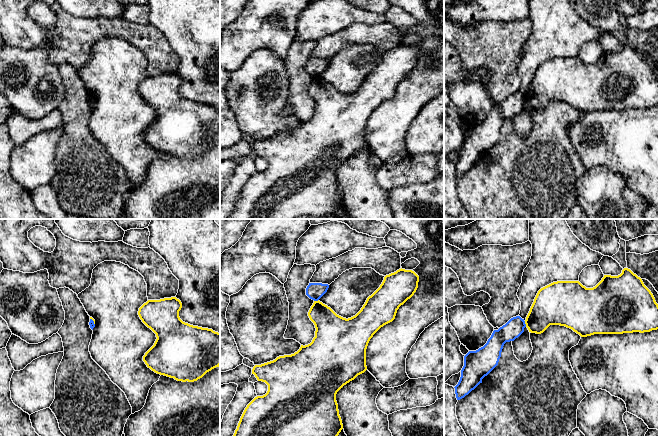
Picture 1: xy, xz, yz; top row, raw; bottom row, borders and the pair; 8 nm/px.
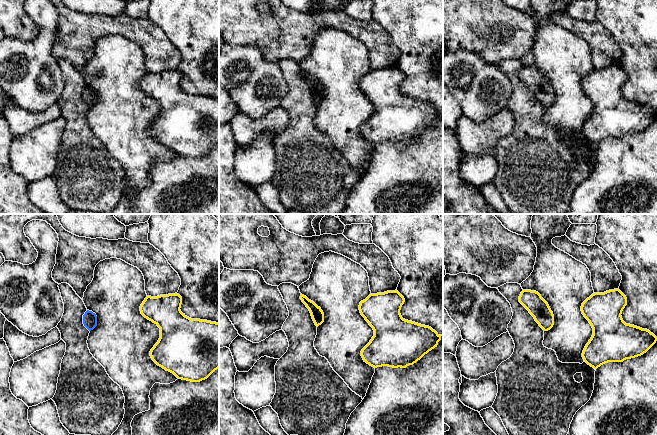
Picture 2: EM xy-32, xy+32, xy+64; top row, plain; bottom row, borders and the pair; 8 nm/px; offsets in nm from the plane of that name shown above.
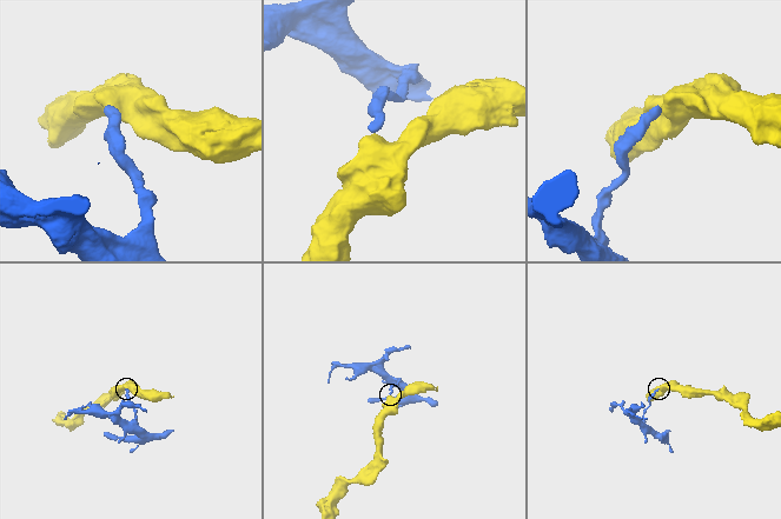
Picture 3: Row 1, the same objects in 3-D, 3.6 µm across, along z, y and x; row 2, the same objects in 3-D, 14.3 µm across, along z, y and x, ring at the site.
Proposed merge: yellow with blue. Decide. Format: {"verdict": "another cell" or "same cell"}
{"verdict": "another cell"}

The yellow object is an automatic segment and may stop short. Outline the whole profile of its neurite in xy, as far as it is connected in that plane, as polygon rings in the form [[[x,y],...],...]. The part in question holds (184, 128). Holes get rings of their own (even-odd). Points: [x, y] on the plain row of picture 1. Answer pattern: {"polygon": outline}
{"polygon": [[[176,73],[148,76],[139,84],[140,95],[157,113],[143,137],[157,150],[177,157],[194,158],[220,142],[220,109],[183,98],[179,93],[181,84],[182,79]]]}

